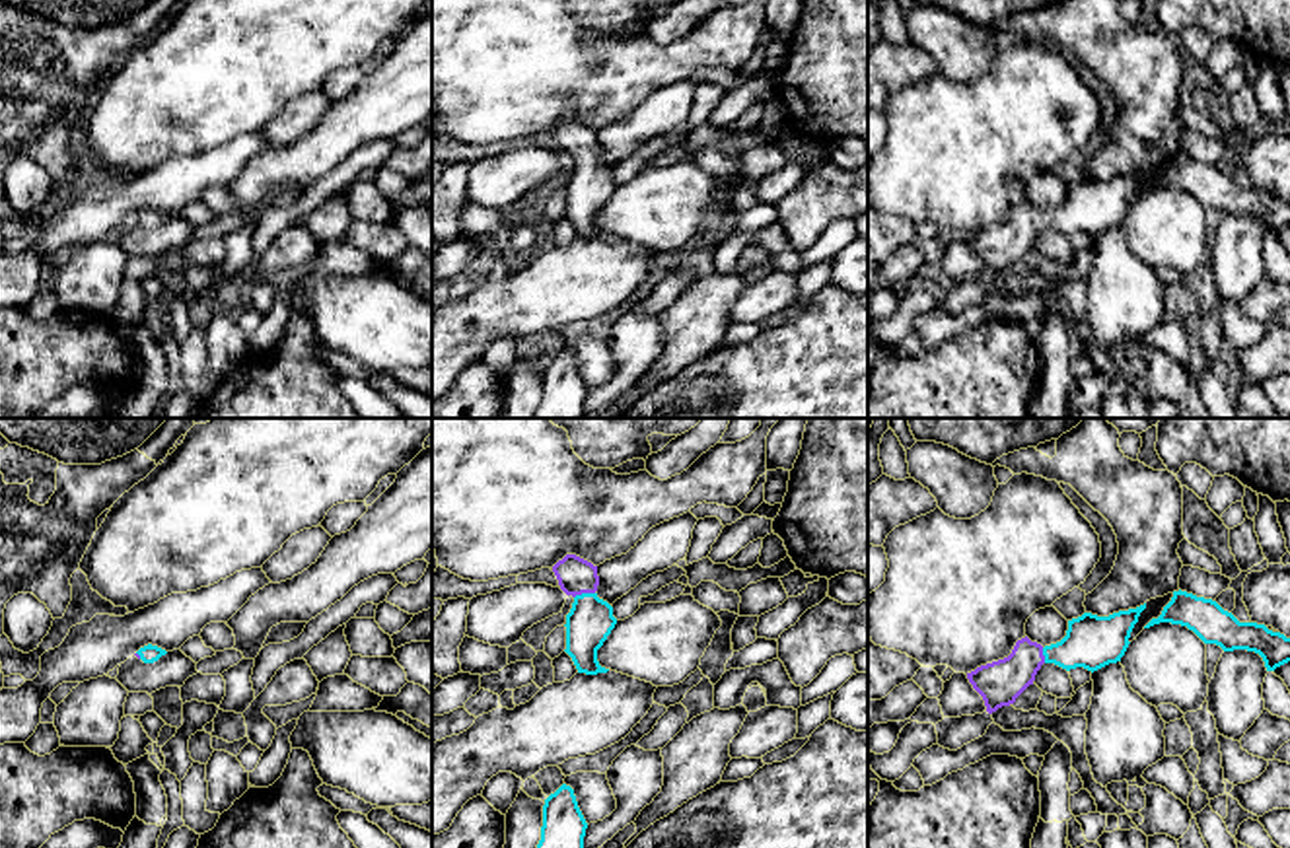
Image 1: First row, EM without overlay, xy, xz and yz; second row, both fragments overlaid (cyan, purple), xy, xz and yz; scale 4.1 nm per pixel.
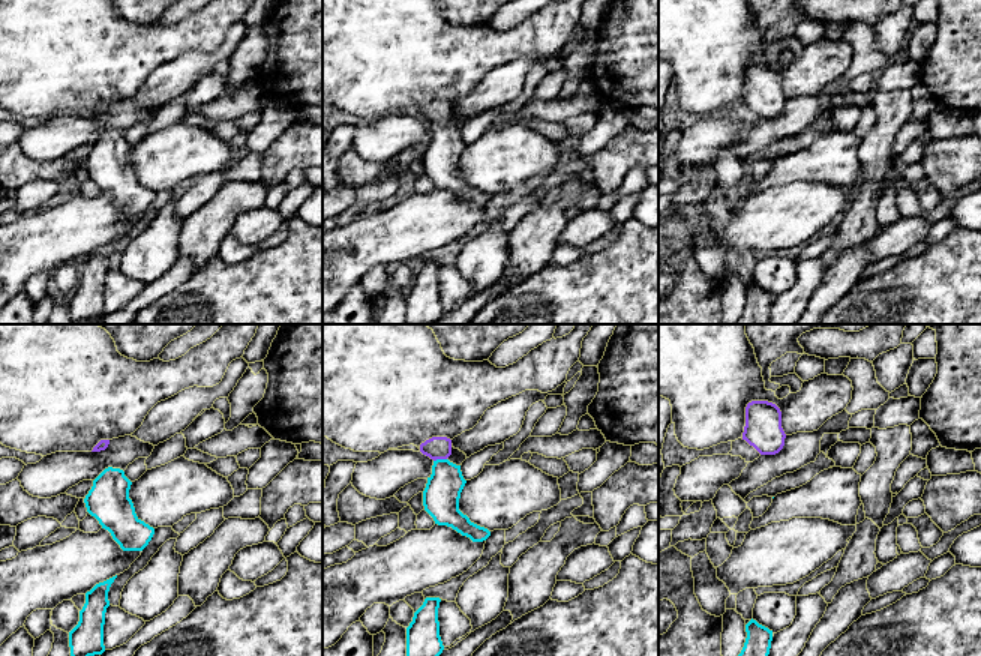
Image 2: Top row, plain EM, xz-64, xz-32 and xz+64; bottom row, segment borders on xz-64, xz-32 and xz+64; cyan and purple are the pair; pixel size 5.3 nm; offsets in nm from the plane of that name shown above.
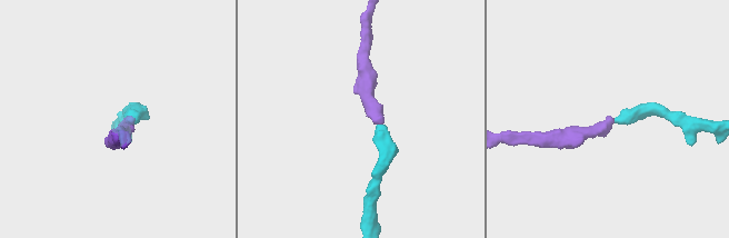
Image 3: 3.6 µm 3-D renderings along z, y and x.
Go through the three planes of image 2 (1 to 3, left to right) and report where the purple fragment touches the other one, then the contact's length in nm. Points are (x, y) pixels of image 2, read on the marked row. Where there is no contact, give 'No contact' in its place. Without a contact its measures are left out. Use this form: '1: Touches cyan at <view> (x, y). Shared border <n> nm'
1: No contact
2: Touches cyan at xz-32 (440, 460). Shared border 70 nm
3: No contact

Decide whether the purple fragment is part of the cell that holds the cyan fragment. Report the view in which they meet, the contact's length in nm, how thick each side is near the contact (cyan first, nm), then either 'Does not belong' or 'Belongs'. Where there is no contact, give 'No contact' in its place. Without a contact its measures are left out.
Touches cyan in xz. Shared border 90 nm. Thickness 190 nm (cyan) against 150 nm. Belongs

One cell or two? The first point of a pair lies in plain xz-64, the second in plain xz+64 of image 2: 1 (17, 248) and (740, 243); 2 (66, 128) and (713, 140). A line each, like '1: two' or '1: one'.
1: one
2: one

